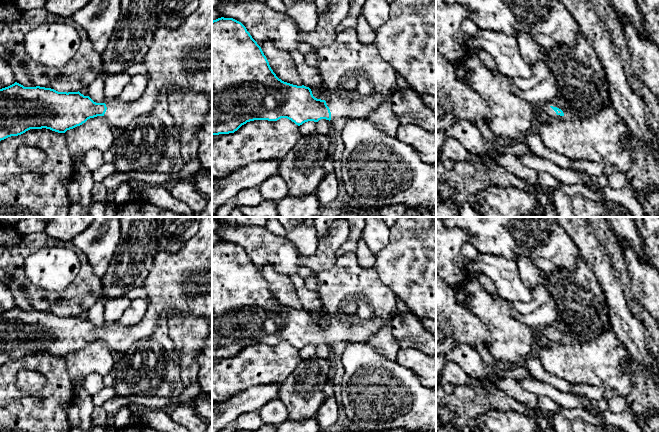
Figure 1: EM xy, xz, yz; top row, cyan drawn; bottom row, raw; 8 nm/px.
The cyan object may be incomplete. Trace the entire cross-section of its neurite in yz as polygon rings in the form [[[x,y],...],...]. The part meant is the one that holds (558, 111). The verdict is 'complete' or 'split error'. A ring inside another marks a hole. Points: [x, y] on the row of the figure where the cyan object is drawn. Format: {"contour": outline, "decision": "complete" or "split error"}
{"contour": [[[472,49],[468,50],[464,61],[466,69],[472,72],[468,84],[478,93],[487,105],[485,122],[498,140],[506,142],[524,142],[524,136],[531,131],[535,132],[535,124],[544,119],[557,119],[564,117],[564,113],[554,101],[536,104],[521,99],[518,92],[513,92],[514,86],[509,77],[501,73],[490,71],[485,64],[474,55]]], "decision": "split error"}

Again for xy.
{"contour": [[[199,0],[198,8],[190,14],[183,23],[170,29],[158,26],[155,29],[150,48],[144,58],[144,65],[148,70],[148,83],[144,93],[135,101],[124,102],[119,97],[96,103],[89,96],[78,92],[58,92],[45,87],[24,87],[15,82],[14,84],[0,89],[0,141],[11,136],[18,136],[30,129],[50,129],[58,133],[82,125],[88,119],[104,116],[116,132],[124,130],[135,118],[151,112],[158,98],[168,95],[170,88],[193,91],[212,95],[212,0]]], "decision": "split error"}

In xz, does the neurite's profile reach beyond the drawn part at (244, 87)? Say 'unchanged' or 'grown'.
grown

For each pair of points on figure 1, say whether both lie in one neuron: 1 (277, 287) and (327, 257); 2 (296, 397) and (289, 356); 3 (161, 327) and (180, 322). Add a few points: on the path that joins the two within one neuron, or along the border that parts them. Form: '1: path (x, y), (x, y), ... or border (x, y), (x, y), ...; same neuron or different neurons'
1: border (269, 264), (277, 271), (289, 277); different neurons
2: border (302, 360), (279, 385); different neurons
3: border (166, 320), (168, 335), (173, 348); different neurons

